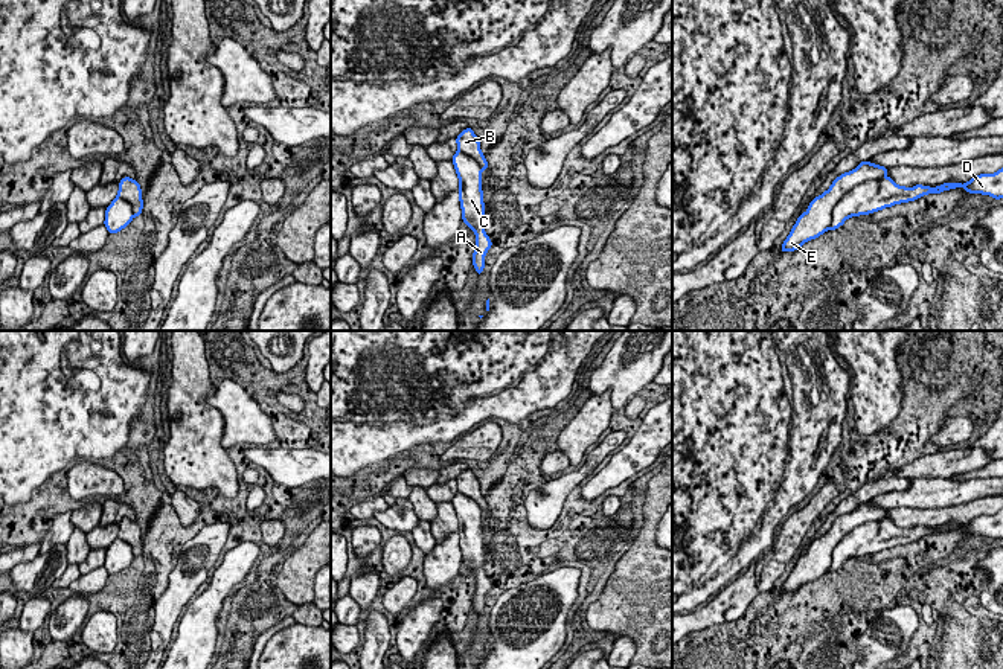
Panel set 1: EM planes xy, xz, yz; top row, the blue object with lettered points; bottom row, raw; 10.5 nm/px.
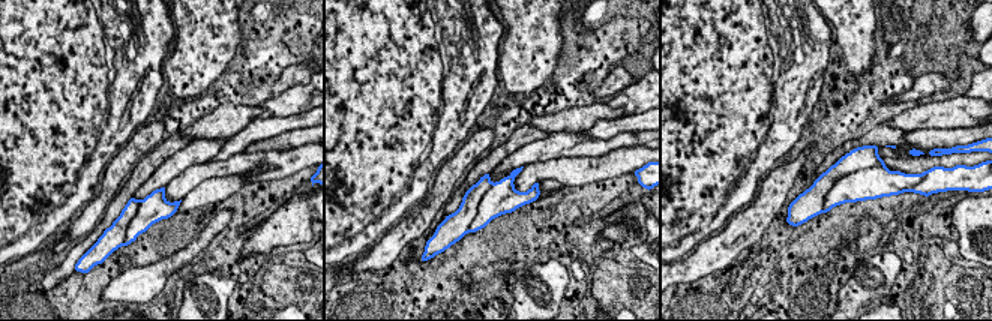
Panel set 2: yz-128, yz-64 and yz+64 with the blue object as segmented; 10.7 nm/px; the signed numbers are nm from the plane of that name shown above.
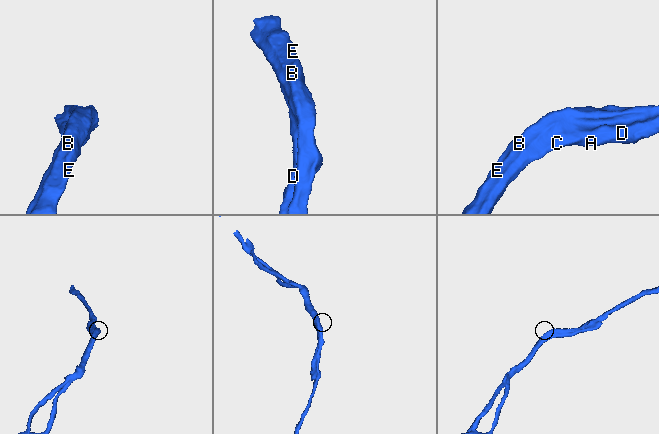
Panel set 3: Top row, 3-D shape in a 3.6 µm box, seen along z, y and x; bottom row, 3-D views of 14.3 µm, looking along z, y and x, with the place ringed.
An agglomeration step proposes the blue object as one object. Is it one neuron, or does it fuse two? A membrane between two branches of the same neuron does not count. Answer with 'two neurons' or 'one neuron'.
two neurons

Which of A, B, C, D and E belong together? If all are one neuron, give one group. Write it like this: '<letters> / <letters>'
A C D / B E

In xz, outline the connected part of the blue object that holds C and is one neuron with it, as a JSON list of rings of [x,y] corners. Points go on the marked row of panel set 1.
[[[457,152],[453,155],[453,165],[459,178],[459,201],[462,221],[476,233],[476,248],[473,265],[480,276],[485,268],[486,251],[492,247],[485,232],[485,203],[482,190],[482,166],[469,155]]]

